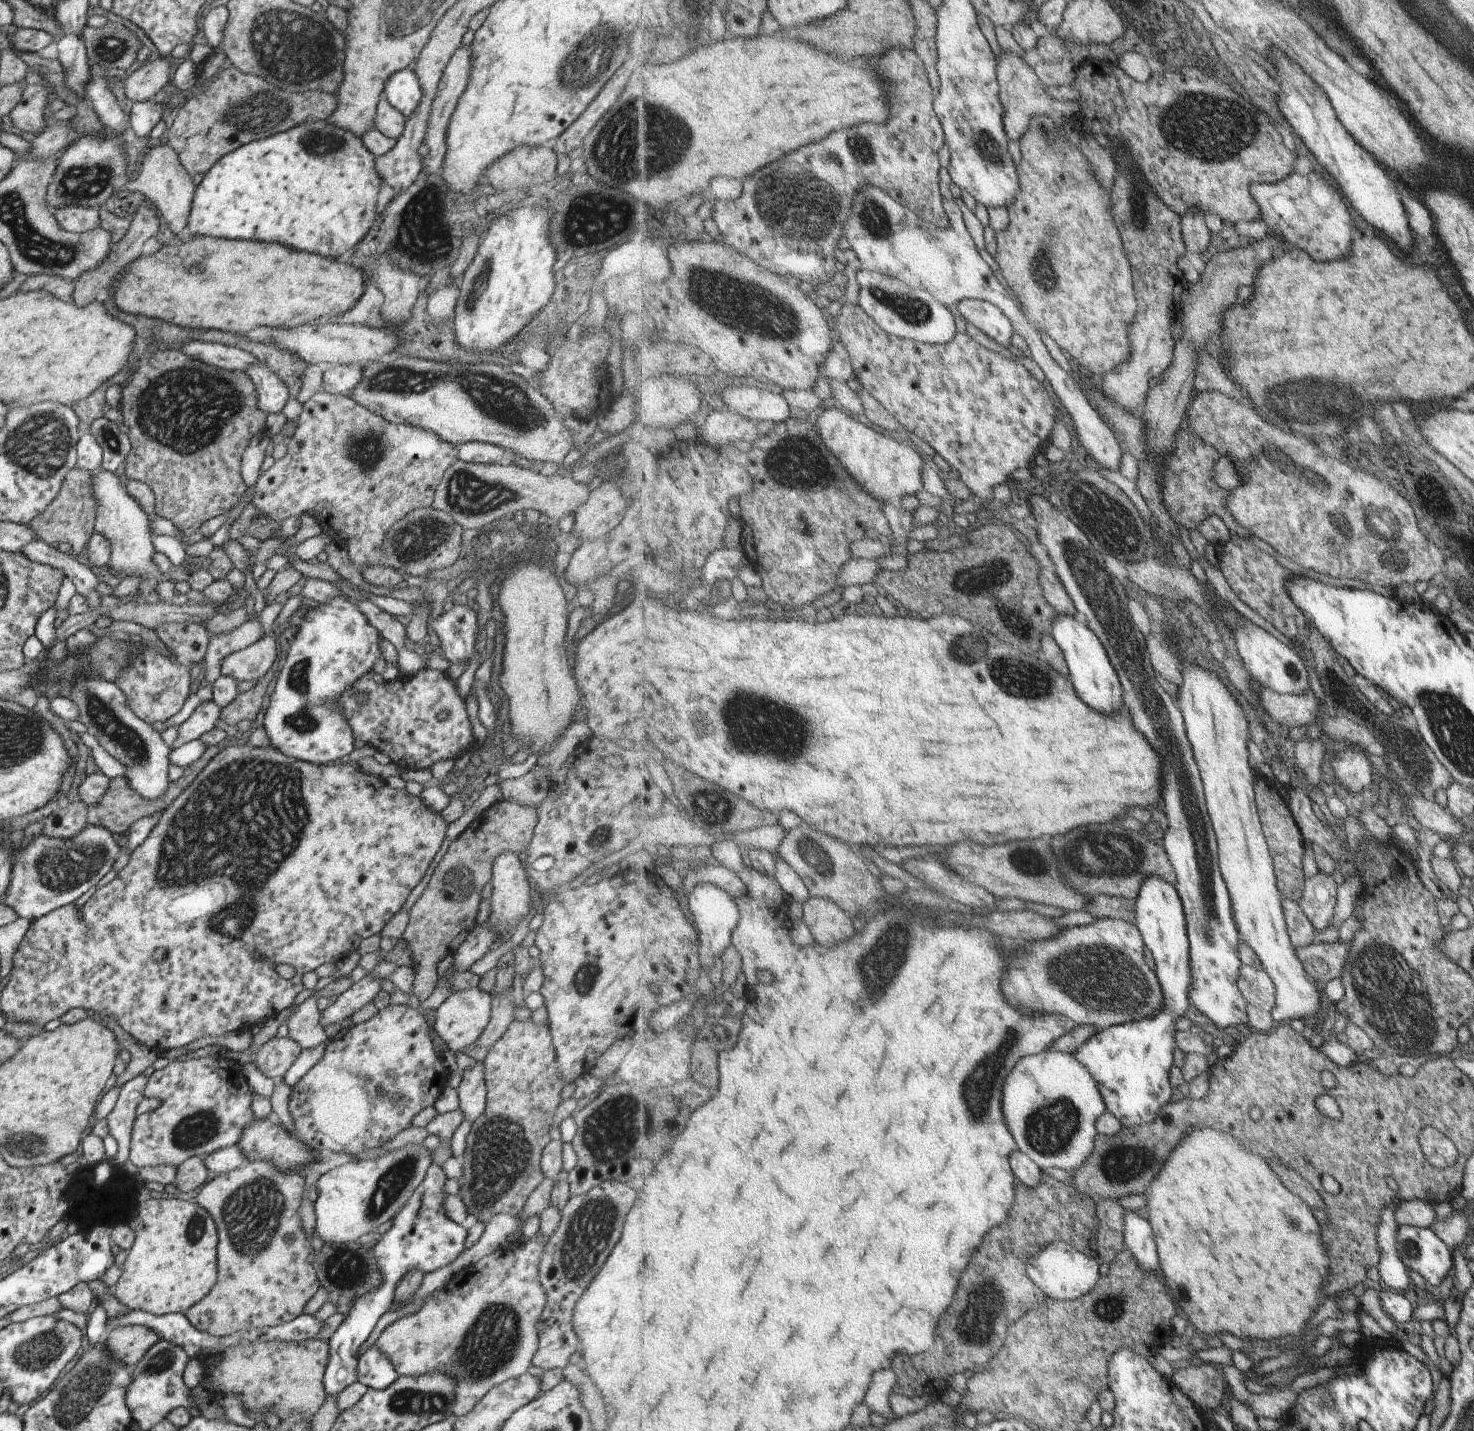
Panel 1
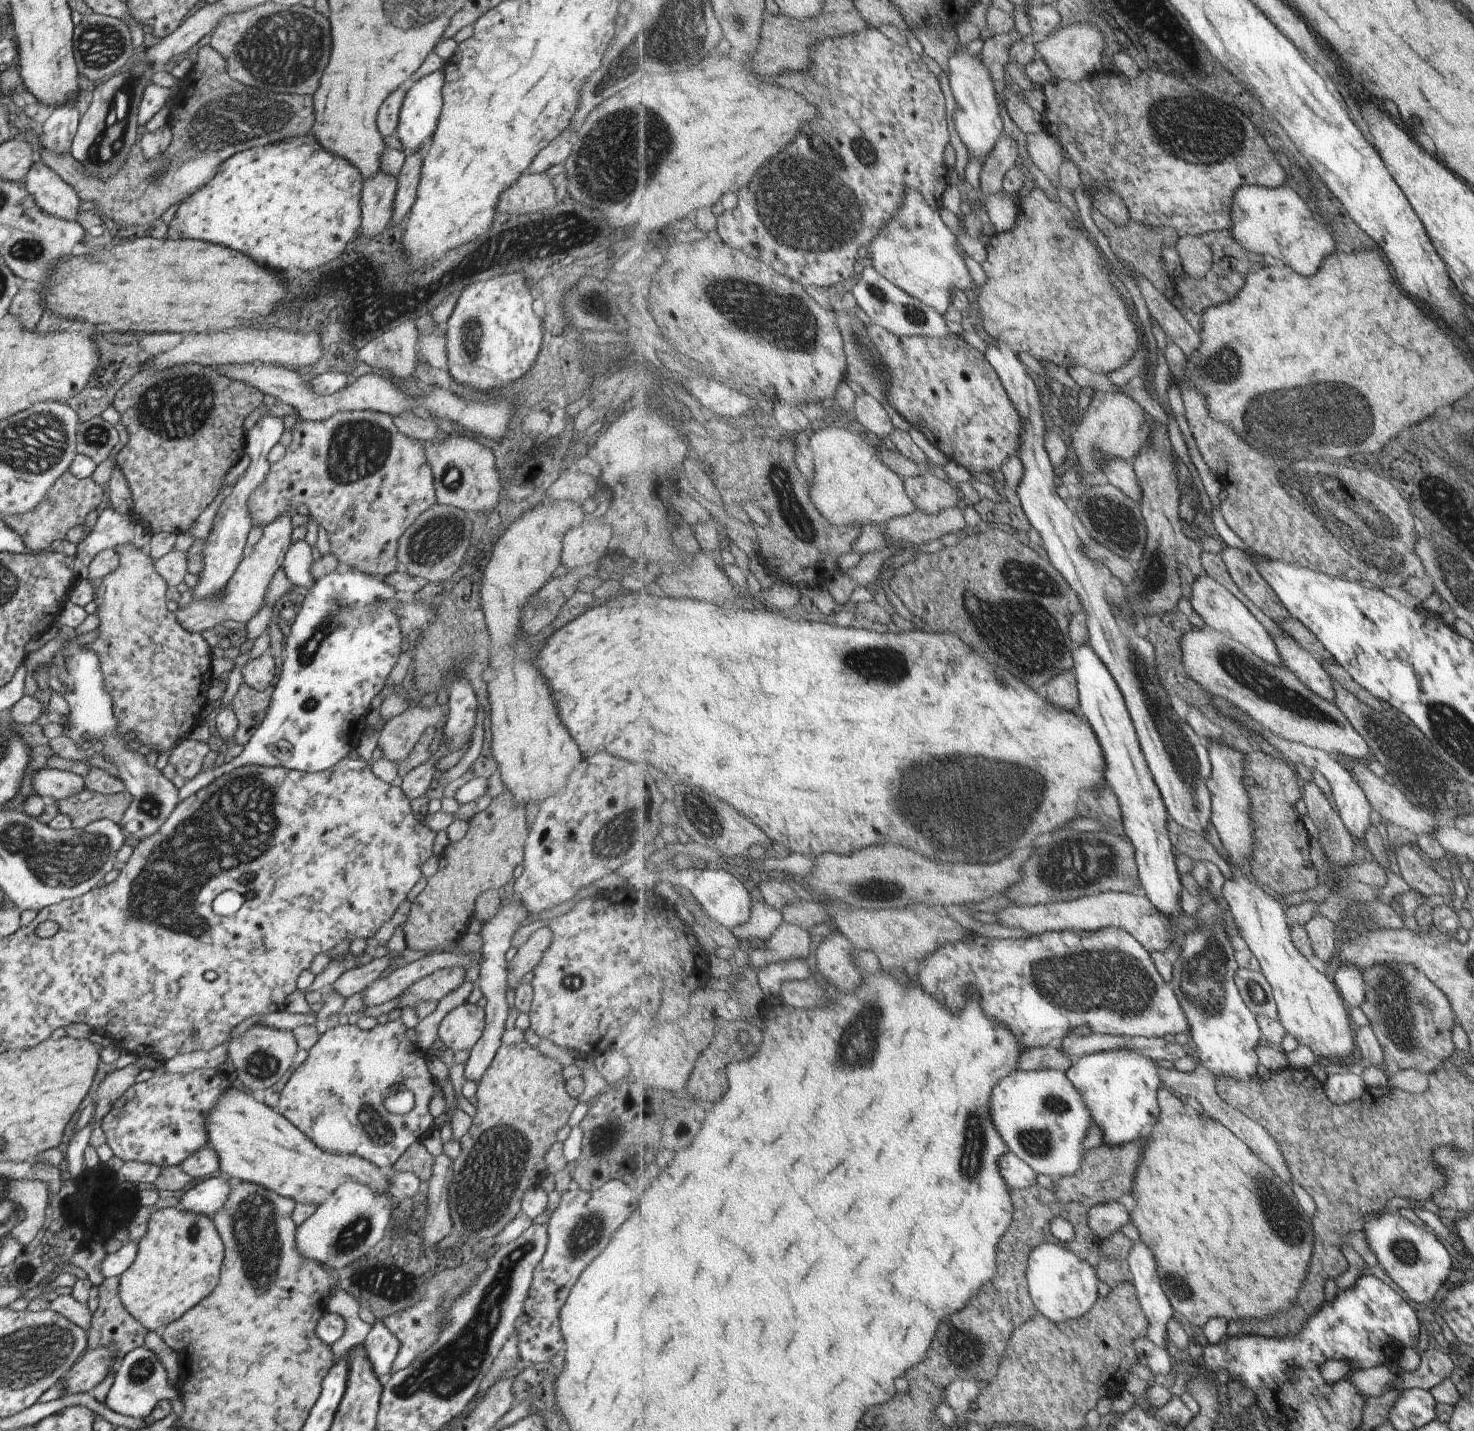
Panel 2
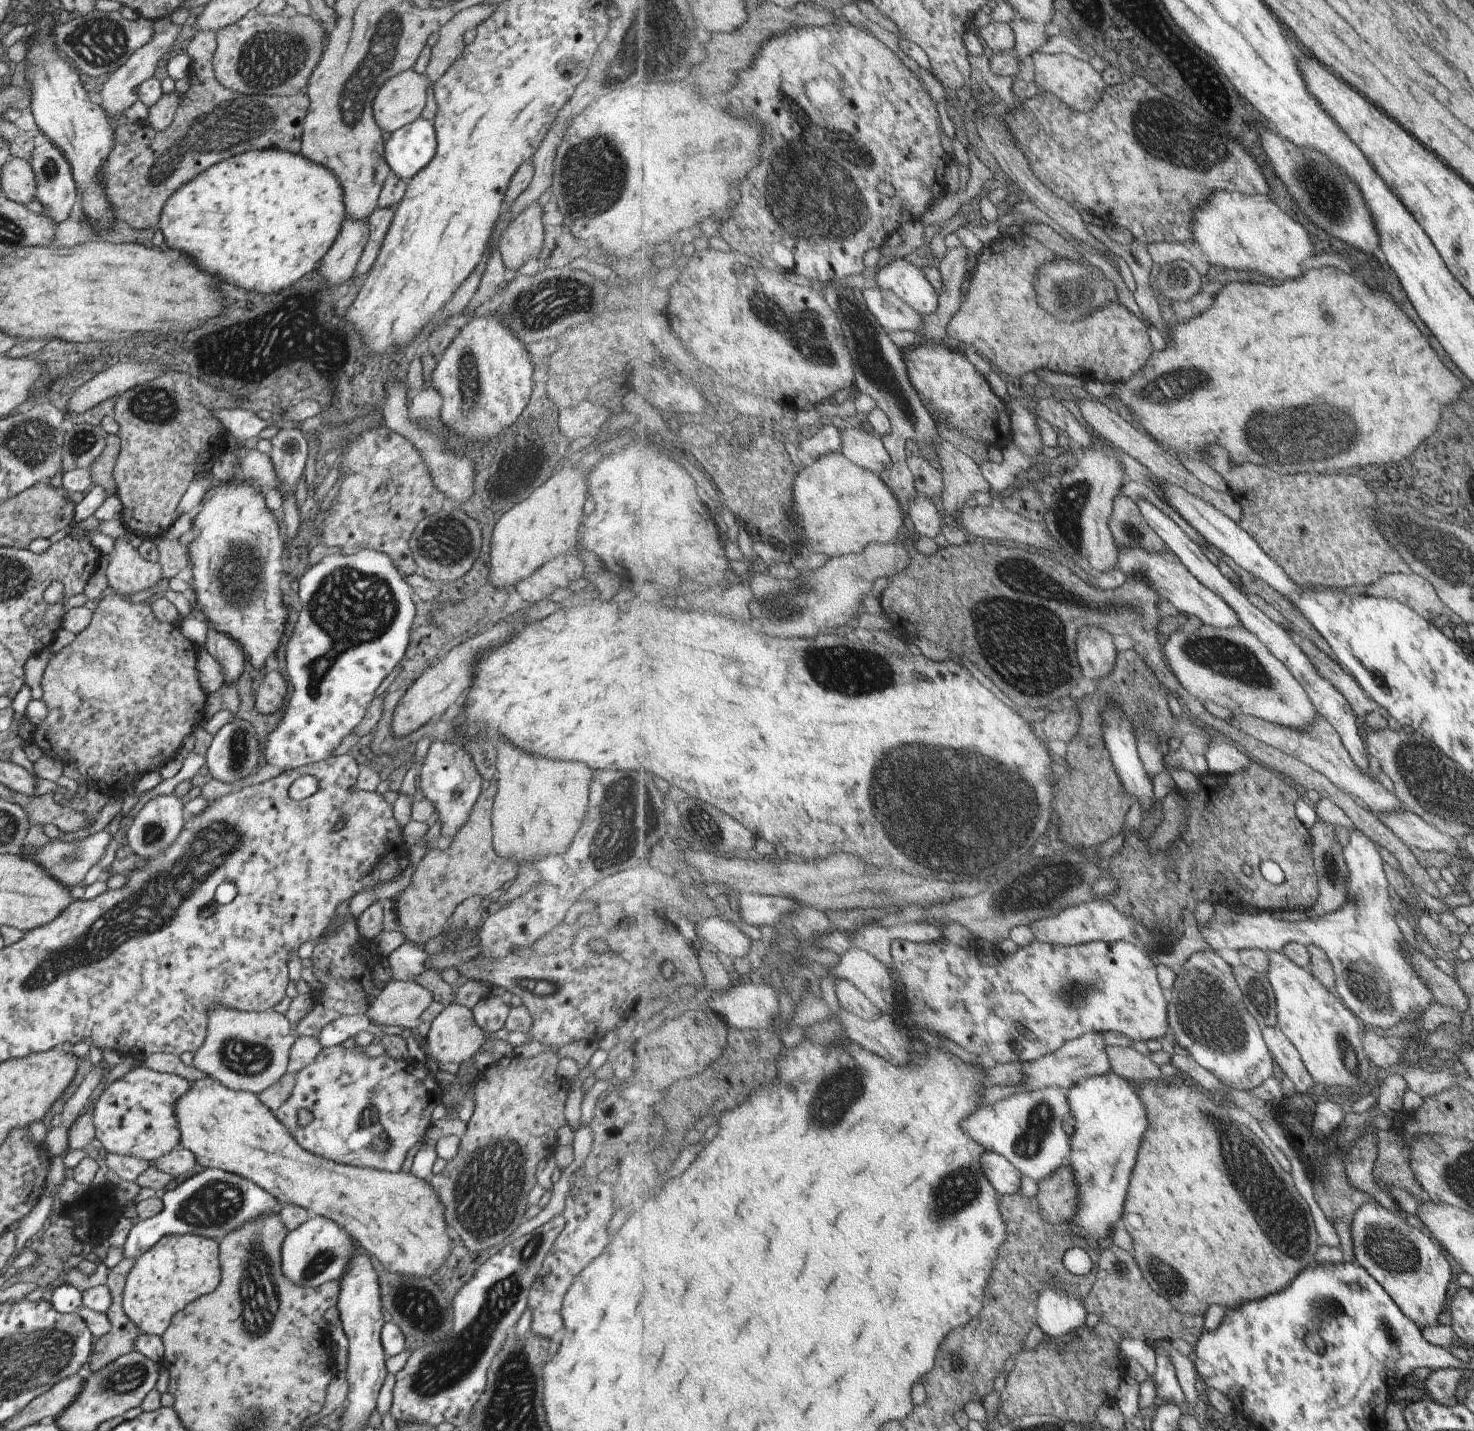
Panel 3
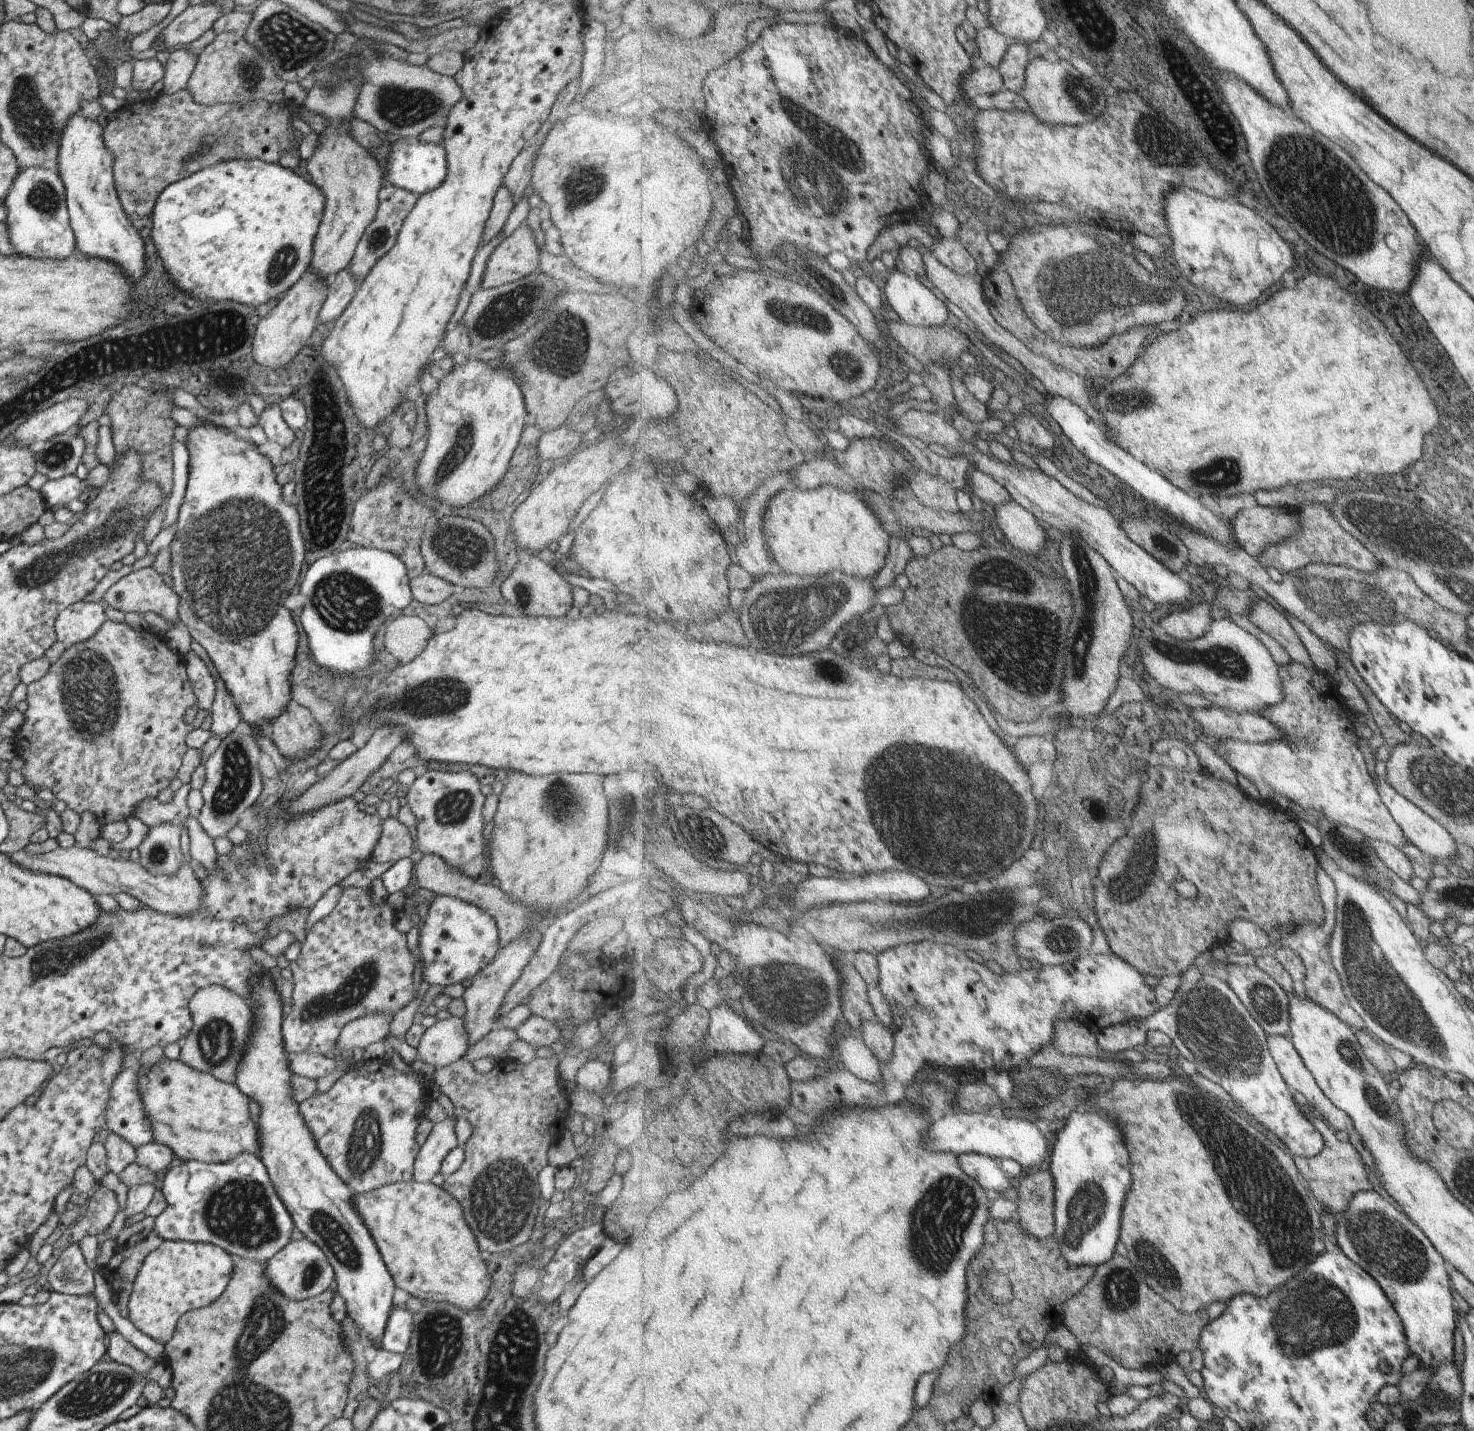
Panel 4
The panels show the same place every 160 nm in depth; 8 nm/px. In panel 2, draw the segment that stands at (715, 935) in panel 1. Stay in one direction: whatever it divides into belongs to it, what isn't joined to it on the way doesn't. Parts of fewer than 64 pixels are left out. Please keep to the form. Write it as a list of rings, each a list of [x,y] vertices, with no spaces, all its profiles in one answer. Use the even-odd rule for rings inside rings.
[[[711,863],[705,870],[691,868],[682,870],[674,876],[679,884],[689,889],[696,897],[699,902],[698,912],[709,914],[718,924],[724,925],[729,930],[750,923],[754,908],[752,894],[742,880],[727,872],[727,864]]]

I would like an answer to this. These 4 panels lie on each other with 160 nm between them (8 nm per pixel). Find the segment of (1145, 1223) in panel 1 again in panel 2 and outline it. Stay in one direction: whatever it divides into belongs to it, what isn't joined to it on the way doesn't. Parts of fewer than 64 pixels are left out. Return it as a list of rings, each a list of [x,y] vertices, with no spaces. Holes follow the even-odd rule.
[[[1141,1240],[1136,1243],[1131,1255],[1130,1268],[1134,1283],[1152,1326],[1150,1340],[1162,1348],[1168,1348],[1168,1324],[1175,1318],[1176,1311],[1160,1278],[1160,1264],[1154,1252]]]

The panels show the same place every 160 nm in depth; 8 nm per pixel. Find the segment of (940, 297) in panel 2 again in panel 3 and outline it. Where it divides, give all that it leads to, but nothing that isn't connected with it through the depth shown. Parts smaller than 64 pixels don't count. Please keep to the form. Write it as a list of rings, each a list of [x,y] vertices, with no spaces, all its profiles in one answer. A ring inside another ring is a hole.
[[[919,257],[899,258],[875,273],[878,285],[912,304],[922,316],[938,312],[939,305],[938,290],[926,278],[923,263]]]

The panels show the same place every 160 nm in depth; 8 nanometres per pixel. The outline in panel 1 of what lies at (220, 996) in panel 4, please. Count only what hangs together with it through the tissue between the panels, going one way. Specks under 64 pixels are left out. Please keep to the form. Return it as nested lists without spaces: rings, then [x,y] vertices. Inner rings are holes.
[[[277,1035],[264,1043],[252,1057],[258,1070],[273,1080],[282,1080],[285,1072],[300,1054],[300,1045],[290,1037]]]

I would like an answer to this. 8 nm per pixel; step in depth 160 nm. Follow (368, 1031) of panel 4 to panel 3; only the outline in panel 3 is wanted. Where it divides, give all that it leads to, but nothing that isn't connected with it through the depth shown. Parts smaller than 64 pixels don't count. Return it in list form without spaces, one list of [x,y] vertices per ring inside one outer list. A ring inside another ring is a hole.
[[[391,981],[376,996],[365,1013],[376,1026],[375,1034],[395,1031],[401,1025],[415,1023],[434,1002],[434,992],[415,981]]]

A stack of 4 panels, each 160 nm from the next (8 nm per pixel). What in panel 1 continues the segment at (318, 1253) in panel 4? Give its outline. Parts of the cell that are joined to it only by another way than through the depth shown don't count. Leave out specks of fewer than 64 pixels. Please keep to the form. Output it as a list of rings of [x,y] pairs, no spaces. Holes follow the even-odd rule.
[[[422,1143],[402,1146],[383,1158],[362,1159],[360,1162],[352,1162],[334,1169],[323,1169],[322,1175],[315,1183],[318,1190],[318,1198],[313,1204],[315,1208],[315,1232],[324,1243],[342,1245],[355,1243],[363,1236],[374,1234],[380,1224],[388,1222],[399,1213],[399,1210],[408,1202],[408,1199],[420,1183],[424,1180],[429,1166],[433,1160],[422,1147]]]

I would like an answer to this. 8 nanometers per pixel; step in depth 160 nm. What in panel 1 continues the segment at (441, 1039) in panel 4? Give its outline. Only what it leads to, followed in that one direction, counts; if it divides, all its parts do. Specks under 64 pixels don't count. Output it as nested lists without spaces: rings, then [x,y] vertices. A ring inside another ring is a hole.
[[[478,987],[452,993],[438,1008],[433,1029],[446,1042],[448,1049],[461,1051],[474,1046],[491,1017],[492,996],[480,992]]]

